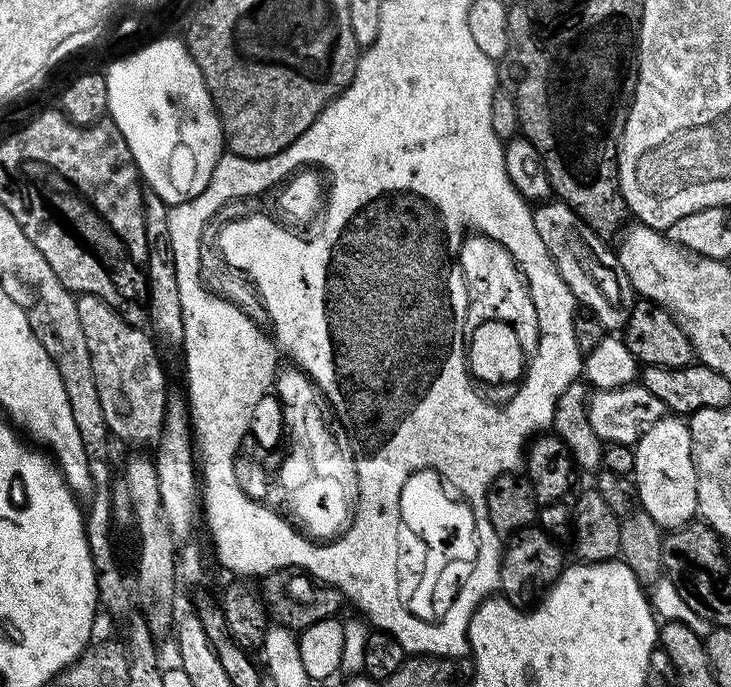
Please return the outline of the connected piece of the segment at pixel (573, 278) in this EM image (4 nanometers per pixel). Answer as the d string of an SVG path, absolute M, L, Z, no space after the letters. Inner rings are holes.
M555 198L535 205L532 217L542 242L546 242L546 250L558 270L562 274L562 282L570 286L574 298L584 304L589 313L595 316L605 330L620 330L630 318L630 310L638 299L630 278L626 278L624 267L620 265L620 257L615 251L607 248L605 237L600 236L570 206L566 206Z

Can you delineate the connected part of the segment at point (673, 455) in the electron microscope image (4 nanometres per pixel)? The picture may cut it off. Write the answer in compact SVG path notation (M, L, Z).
M665 415L663 420L654 422L640 435L634 451L636 499L643 512L650 514L650 518L654 518L662 530L682 528L685 524L693 523L698 516L698 490L687 423L675 415Z

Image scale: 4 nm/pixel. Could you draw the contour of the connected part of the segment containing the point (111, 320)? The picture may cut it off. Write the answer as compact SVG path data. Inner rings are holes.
M80 294L76 296L76 305L78 319L82 321L82 334L86 334L86 347L90 349L90 366L94 370L98 399L102 401L102 414L106 414L109 433L128 444L155 445L162 434L170 389L164 368L160 365L160 356L152 345L153 337L143 327L123 320L110 305L102 302L102 298Z

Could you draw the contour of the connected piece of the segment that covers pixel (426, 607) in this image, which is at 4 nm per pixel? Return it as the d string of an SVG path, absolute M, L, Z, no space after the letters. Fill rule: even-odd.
M423 468L408 473L402 486L400 523L407 535L398 550L398 599L409 615L421 623L441 625L448 619L454 598L461 595L459 584L468 581L476 564L476 523L472 507L453 495L439 472Z

